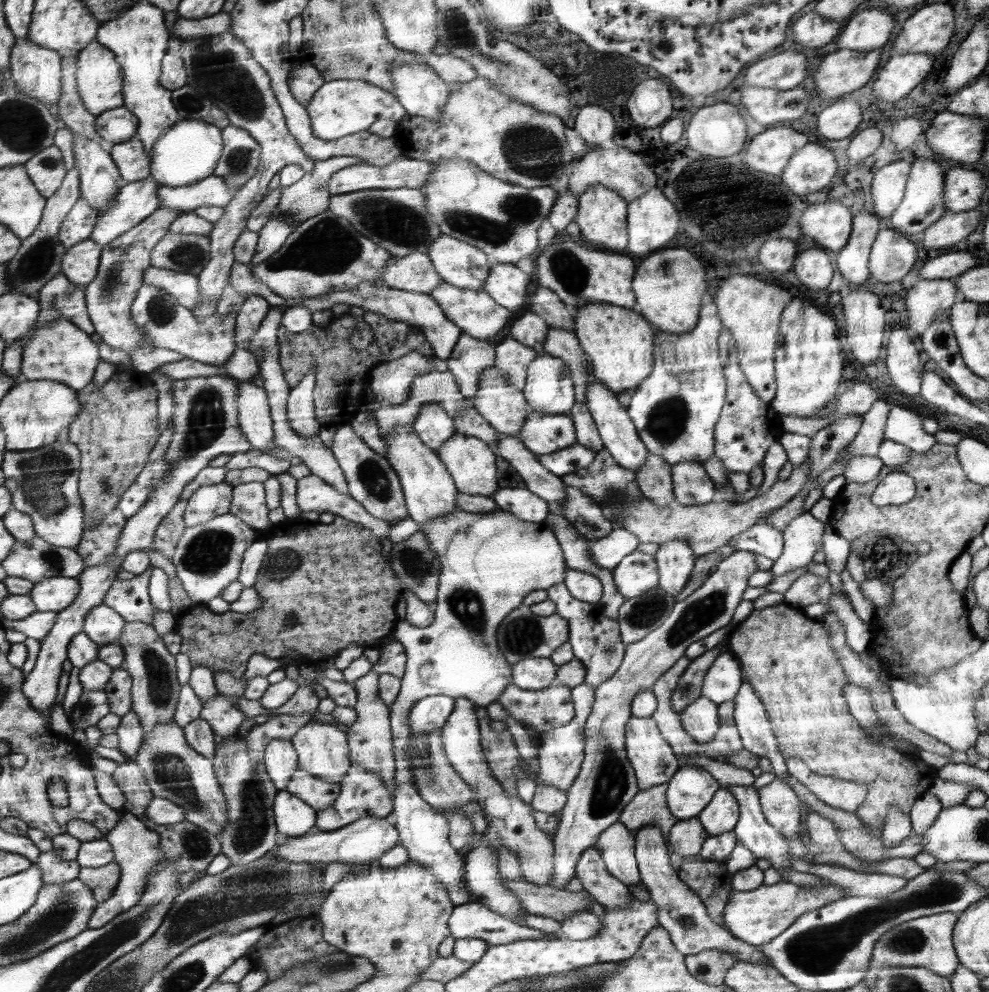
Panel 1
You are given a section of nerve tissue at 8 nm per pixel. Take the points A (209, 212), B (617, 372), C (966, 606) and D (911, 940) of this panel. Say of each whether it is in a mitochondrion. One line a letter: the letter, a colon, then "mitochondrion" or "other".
A: other
B: other
C: other
D: mitochondrion

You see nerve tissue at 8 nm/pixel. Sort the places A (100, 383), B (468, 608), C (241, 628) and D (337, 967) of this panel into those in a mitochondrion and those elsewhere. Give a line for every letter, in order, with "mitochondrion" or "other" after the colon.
A: other
B: mitochondrion
C: other
D: mitochondrion

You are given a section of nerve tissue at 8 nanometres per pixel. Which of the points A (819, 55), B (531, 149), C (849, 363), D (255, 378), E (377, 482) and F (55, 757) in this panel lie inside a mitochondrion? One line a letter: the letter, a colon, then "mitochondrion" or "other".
A: other
B: mitochondrion
C: other
D: other
E: mitochondrion
F: other

